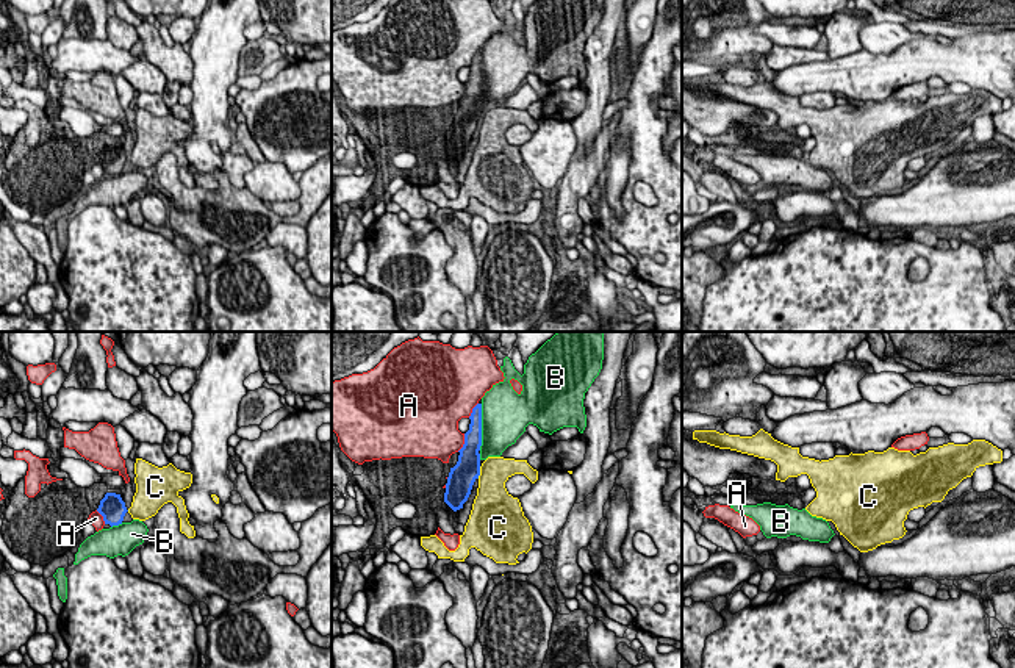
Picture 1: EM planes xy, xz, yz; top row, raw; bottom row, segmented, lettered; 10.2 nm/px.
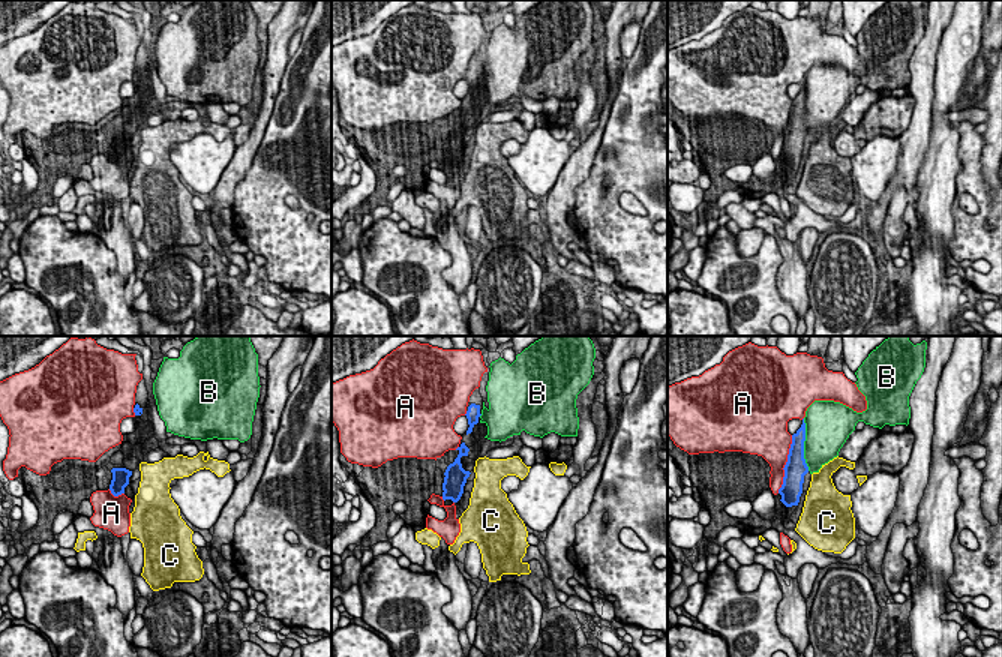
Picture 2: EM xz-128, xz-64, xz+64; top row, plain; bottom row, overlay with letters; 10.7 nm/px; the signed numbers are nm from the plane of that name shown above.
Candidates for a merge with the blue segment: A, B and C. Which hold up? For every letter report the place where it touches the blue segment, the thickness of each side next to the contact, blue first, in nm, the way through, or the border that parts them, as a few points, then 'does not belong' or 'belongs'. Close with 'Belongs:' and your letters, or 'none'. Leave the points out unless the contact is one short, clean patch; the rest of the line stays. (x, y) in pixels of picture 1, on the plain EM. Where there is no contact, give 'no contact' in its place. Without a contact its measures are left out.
A: xz (465, 93) | 260/400 nm | does not belong
B: xz (480, 77) | 190/460 nm | does not belong
C: xz (479, 122) | 280/320 nm | along xz (480, 116), (477, 127) | does not belong
Belongs: none

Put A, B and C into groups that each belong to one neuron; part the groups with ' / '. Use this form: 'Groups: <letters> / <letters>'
Groups: A / B / C

